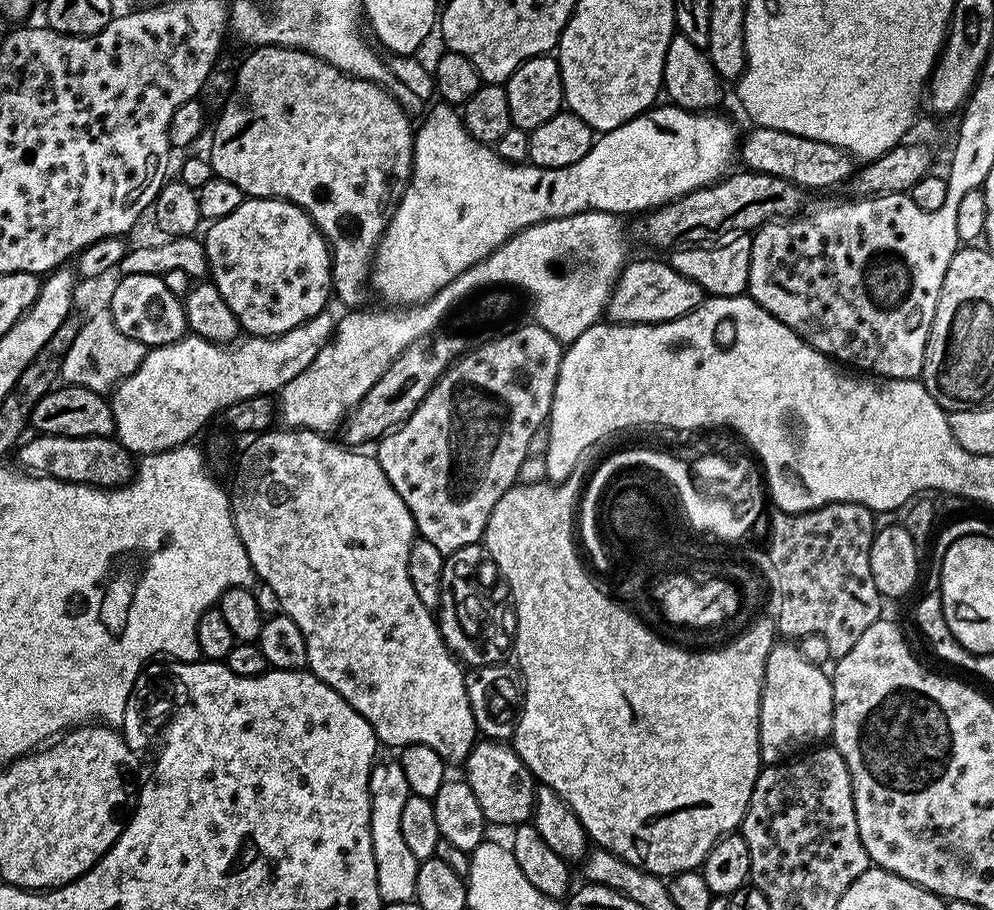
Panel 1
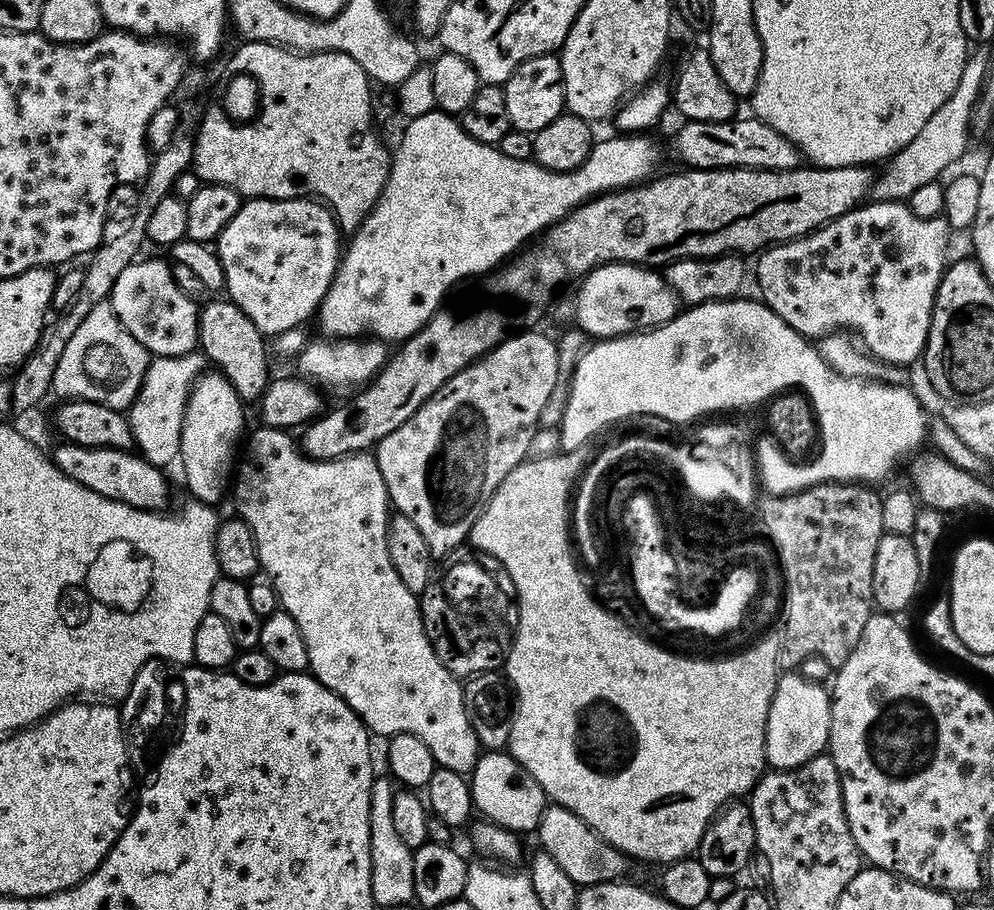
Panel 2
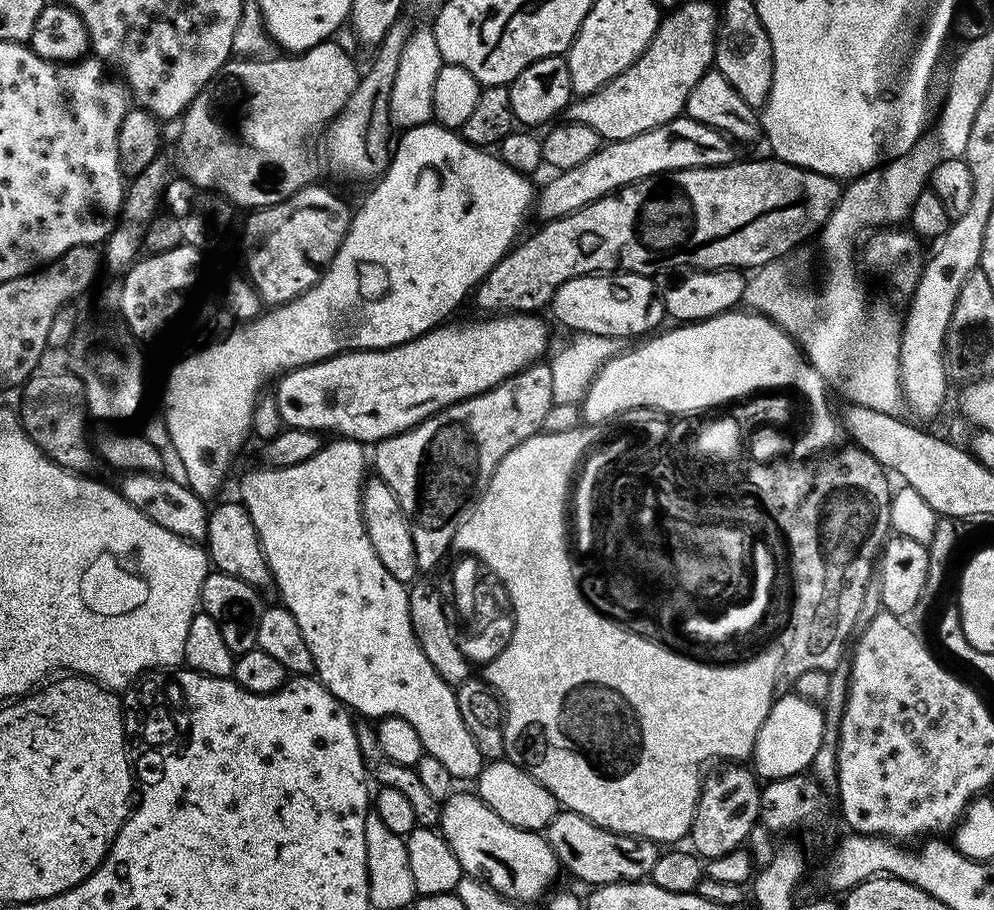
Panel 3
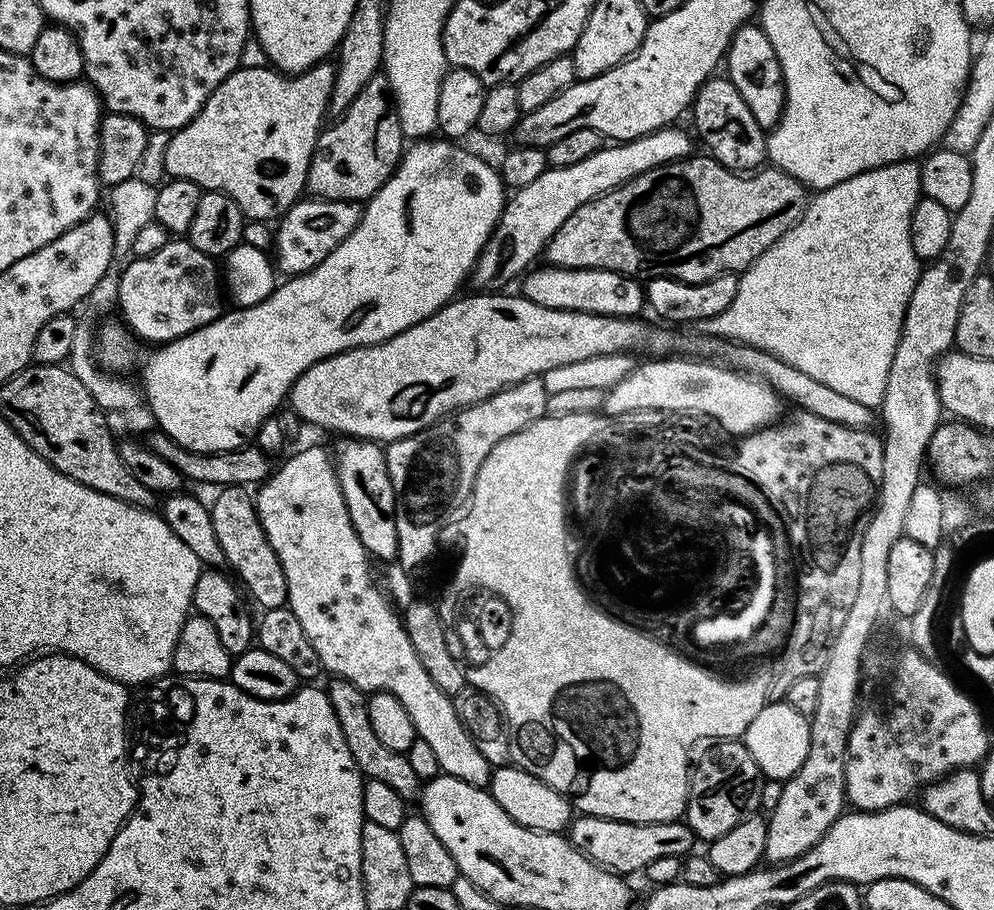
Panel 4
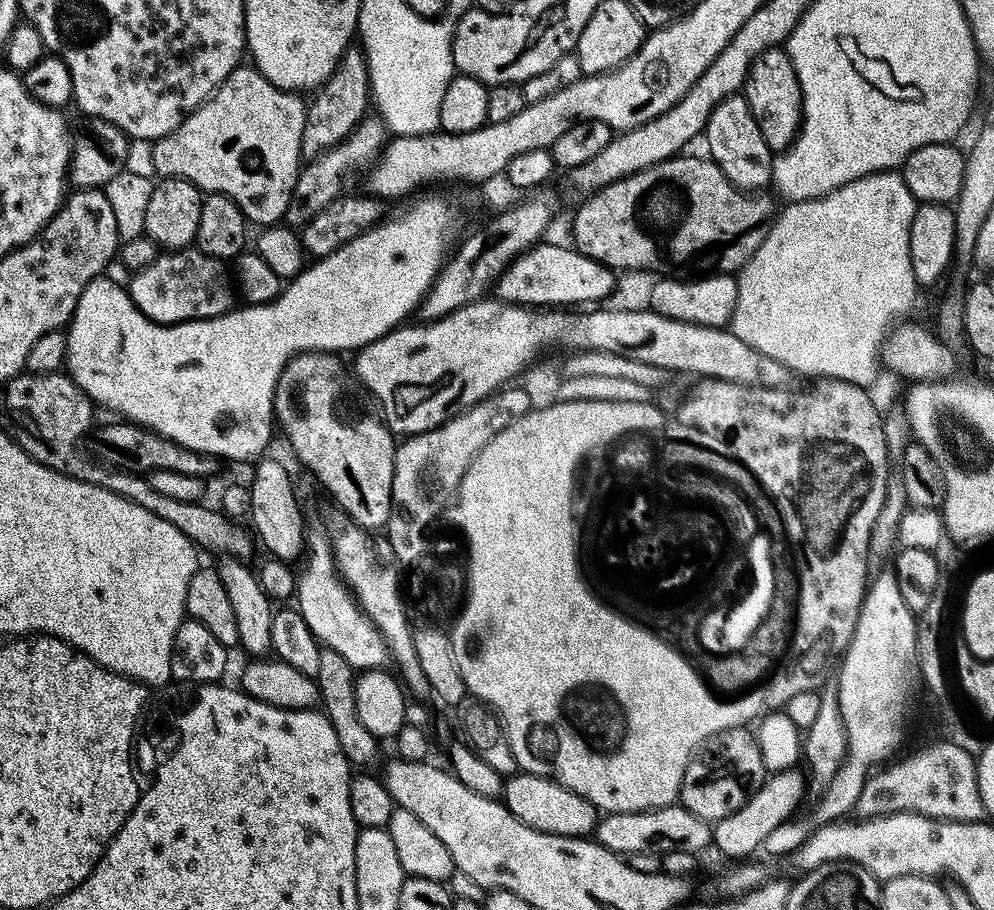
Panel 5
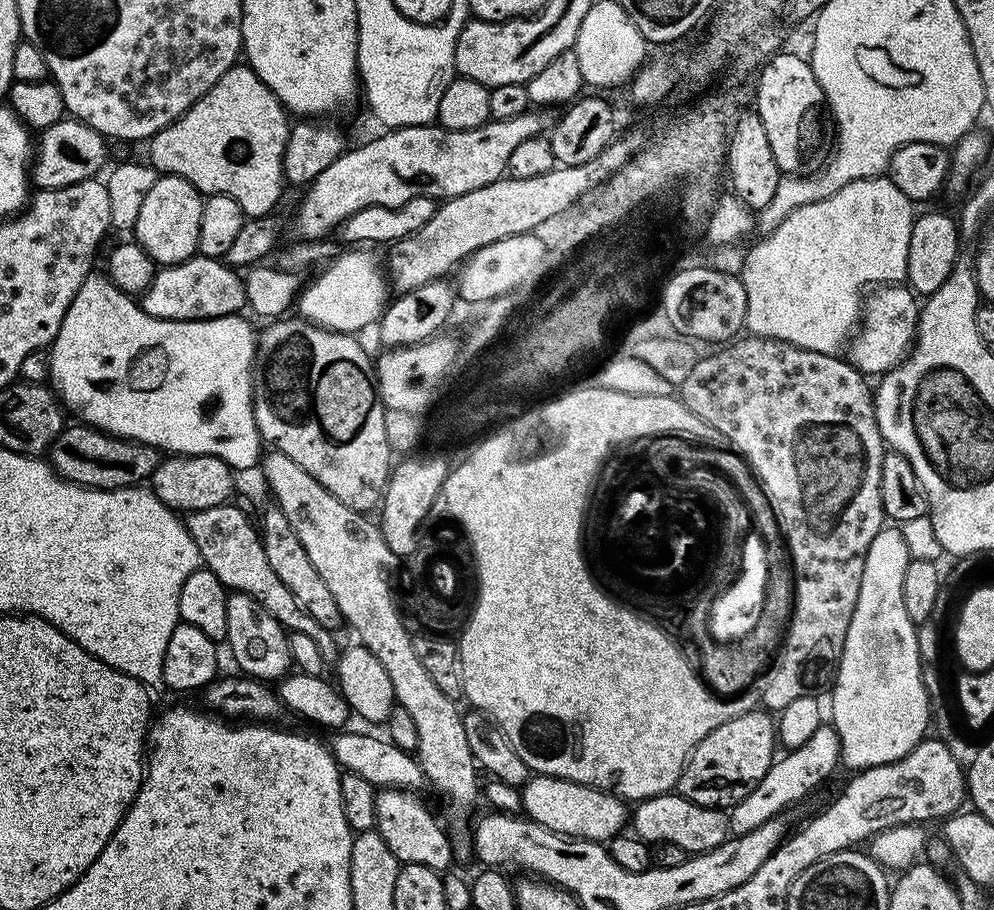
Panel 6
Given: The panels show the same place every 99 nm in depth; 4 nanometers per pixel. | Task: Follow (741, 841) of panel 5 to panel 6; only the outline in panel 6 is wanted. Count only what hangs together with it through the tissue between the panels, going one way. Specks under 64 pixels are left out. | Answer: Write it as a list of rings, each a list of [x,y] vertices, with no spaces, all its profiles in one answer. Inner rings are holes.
[[[822,722],[818,730],[814,730],[814,735],[807,742],[802,742],[802,746],[789,748],[771,766],[766,774],[742,798],[737,804],[732,805],[727,813],[729,829],[735,835],[741,836],[750,830],[758,830],[762,822],[770,822],[770,818],[787,813],[791,804],[796,804],[799,800],[804,800],[819,784],[824,783],[836,772],[836,767],[841,767],[840,738],[833,725]]]

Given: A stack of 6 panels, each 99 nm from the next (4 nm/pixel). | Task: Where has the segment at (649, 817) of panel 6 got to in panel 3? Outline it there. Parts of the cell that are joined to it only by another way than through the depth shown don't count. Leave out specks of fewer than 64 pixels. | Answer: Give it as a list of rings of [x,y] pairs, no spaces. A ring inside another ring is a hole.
[[[567,810],[557,811],[546,829],[546,839],[554,850],[561,869],[577,876],[587,886],[643,881],[651,877],[654,862],[658,862],[662,851],[661,845],[652,840],[611,832],[590,822],[590,818],[582,818],[582,814]]]

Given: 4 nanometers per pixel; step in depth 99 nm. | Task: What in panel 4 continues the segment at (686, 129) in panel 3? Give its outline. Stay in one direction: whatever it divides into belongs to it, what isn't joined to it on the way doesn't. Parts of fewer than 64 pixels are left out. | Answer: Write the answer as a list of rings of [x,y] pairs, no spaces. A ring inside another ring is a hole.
[[[669,126],[639,136],[634,140],[616,142],[601,146],[594,154],[577,165],[549,167],[530,185],[515,189],[505,201],[503,214],[471,271],[472,282],[482,288],[492,284],[506,284],[523,275],[540,254],[547,249],[550,238],[557,233],[558,227],[574,214],[574,210],[592,201],[602,193],[612,192],[626,181],[632,180],[646,170],[670,161],[687,159],[693,153],[693,137],[680,129]]]

